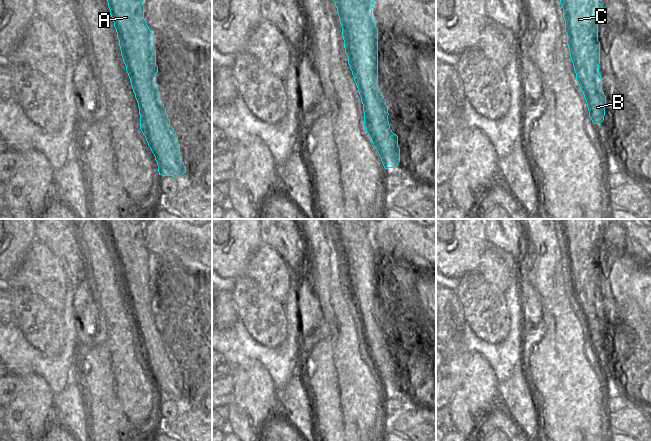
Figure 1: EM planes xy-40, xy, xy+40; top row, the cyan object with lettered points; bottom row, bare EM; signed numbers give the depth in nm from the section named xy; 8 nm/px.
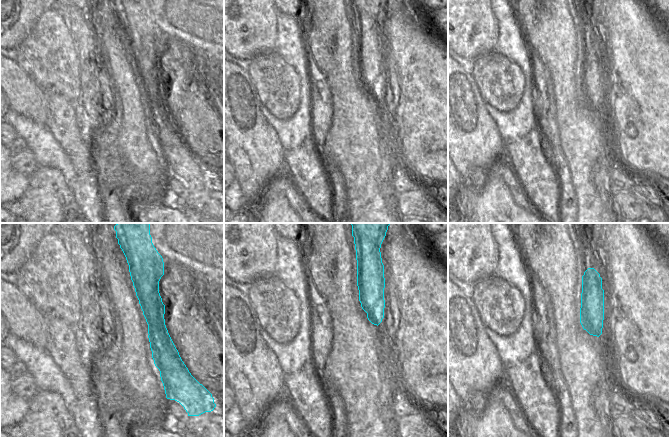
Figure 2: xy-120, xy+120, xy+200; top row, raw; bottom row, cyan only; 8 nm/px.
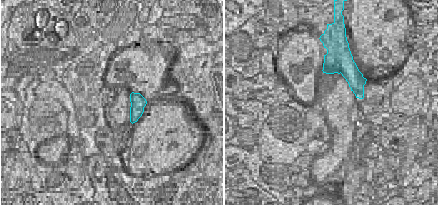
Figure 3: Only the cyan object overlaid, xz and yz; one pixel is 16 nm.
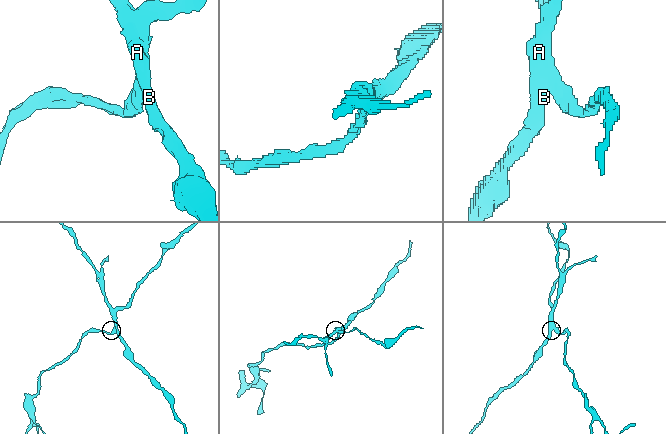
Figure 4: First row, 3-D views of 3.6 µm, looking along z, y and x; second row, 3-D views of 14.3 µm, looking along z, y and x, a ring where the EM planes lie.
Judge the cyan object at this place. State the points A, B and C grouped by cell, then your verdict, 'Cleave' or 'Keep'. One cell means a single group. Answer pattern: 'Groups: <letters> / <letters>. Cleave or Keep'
Groups: A B / C. Cleave

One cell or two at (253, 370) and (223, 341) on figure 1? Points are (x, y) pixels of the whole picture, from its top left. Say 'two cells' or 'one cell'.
two cells

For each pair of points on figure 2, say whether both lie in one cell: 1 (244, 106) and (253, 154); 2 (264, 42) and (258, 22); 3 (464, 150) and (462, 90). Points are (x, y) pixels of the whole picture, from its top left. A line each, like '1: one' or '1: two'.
1: one
2: one
3: one

